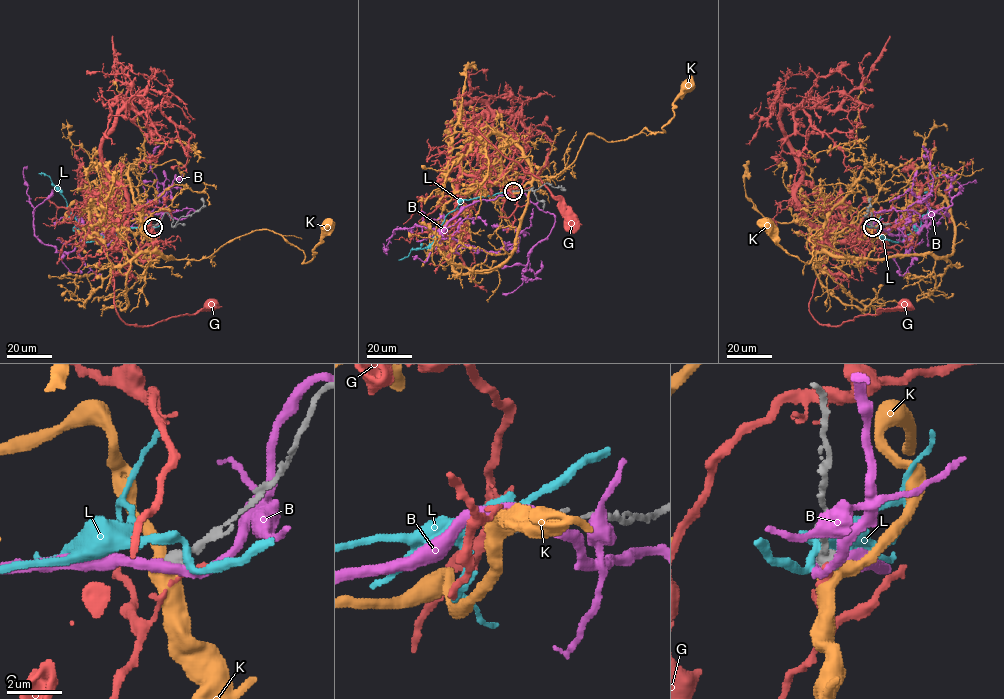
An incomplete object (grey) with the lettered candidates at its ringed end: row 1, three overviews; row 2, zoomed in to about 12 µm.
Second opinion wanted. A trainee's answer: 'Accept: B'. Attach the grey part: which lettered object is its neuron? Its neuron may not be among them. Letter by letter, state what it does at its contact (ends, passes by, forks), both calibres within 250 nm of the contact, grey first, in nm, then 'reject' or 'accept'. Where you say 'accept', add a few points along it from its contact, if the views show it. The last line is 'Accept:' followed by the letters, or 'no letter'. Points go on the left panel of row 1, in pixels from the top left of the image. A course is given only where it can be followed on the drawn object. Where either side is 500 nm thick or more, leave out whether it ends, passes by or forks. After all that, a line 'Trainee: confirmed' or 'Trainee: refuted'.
B: 550 nm thick on the grey side, 380 nm on the other; reject
G: 550 nm thick on the grey side, 160 nm on the other; reject
K: 550 nm thick on the grey side, 550 nm on the other; reject
L: 600 nm thick on the grey side, 280 nm on the other; reject
Accept: no letter
Trainee: refuted

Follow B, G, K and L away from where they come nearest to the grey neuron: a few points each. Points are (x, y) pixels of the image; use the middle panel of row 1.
B: (512, 191), (465, 206), (448, 223), (446, 234), (488, 251), (513, 244), (517, 252), (510, 248), (519, 241)
G: (513, 191), (461, 170), (461, 155), (475, 128), (539, 179), (571, 224)
K: (512, 191), (567, 168), (589, 134), (611, 142), (645, 129), (665, 131), (674, 116), (673, 103), (686, 84)
L: (513, 190), (463, 200), (445, 217), (436, 241), (427, 249), (412, 249), (407, 256), (398, 260)

